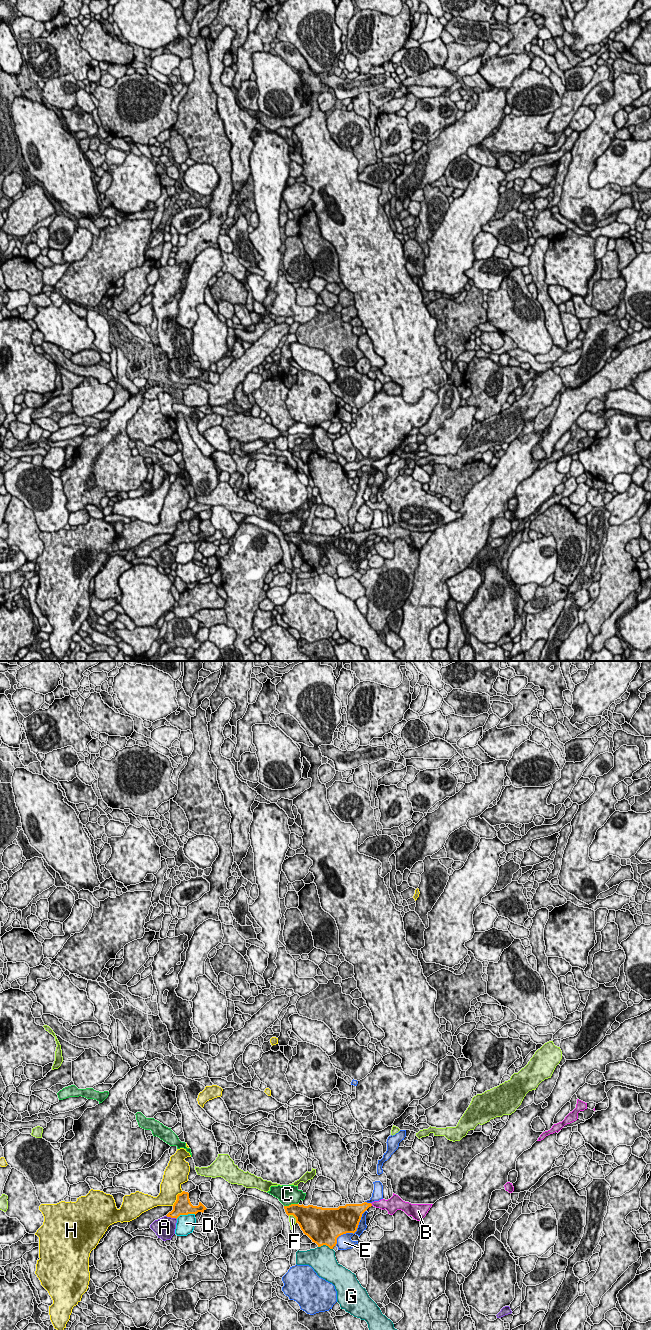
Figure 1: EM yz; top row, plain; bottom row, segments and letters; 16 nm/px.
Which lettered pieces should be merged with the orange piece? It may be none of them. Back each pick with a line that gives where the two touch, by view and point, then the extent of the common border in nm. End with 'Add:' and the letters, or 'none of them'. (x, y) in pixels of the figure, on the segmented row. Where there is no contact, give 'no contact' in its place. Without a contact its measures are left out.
B: meets orange in yz at (371, 1204); contact 60 nm long
Add: B

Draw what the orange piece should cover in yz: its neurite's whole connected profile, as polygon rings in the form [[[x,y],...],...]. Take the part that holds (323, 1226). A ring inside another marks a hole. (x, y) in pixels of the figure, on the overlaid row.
[[[398,1195],[388,1199],[381,1199],[372,1203],[346,1204],[338,1208],[322,1208],[313,1205],[304,1206],[291,1204],[284,1206],[286,1214],[293,1215],[296,1223],[312,1242],[318,1247],[323,1245],[333,1249],[337,1244],[337,1238],[346,1233],[357,1231],[362,1214],[371,1206],[386,1209],[393,1215],[397,1210],[404,1211],[417,1221],[422,1221],[433,1204],[411,1204],[403,1201]]]

